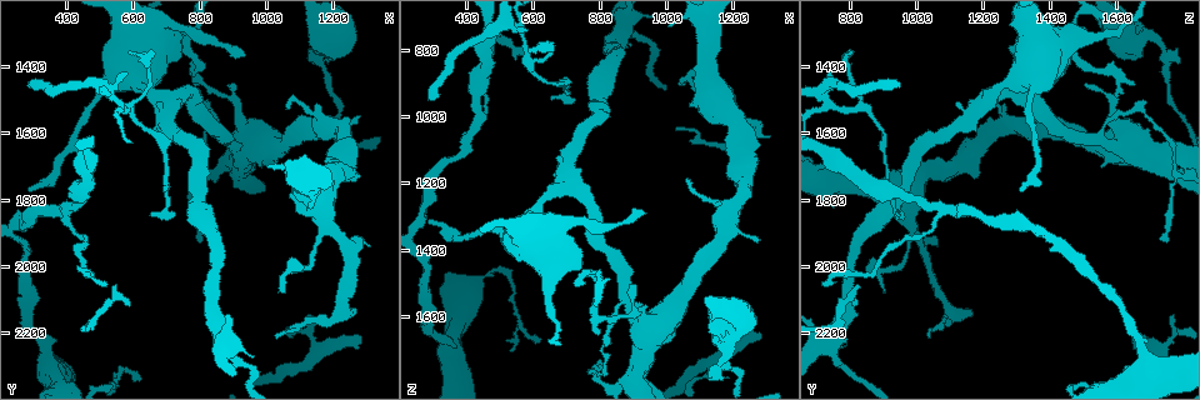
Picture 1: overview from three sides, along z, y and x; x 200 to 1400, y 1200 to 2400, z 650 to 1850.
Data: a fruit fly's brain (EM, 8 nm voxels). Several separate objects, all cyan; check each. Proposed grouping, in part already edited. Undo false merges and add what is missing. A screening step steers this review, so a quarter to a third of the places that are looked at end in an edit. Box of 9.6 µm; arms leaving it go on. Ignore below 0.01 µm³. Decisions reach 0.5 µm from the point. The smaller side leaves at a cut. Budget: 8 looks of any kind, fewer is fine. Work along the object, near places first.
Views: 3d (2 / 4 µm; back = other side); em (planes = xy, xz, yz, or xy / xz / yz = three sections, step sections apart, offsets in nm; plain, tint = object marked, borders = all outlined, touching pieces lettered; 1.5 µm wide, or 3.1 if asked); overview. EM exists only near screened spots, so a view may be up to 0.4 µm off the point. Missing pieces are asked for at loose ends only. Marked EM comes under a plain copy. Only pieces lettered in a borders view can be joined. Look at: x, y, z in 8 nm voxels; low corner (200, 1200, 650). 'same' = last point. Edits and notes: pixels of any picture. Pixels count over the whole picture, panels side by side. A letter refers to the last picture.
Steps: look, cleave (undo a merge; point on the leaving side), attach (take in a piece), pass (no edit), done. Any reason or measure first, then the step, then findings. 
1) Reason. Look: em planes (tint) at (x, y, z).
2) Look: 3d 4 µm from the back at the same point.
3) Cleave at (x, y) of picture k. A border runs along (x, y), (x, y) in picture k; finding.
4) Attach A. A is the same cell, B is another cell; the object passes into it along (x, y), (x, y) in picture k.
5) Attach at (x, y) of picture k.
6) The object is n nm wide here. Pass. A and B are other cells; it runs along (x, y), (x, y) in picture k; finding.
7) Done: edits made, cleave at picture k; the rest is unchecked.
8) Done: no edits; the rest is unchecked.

Sudden change in width. Look: em planes (borders) at (1170, 1340, 1730).

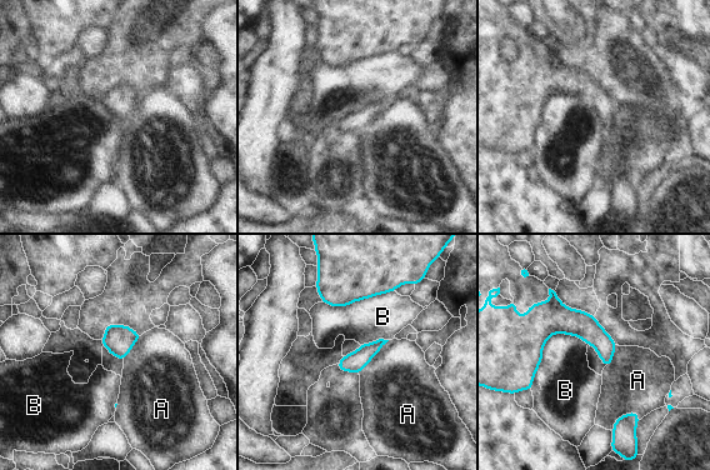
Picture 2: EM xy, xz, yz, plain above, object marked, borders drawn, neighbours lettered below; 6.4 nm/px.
Pass. A and B are other cells; it runs along (611, 344), (551, 326), (528, 353) in picture 2; continuous, no second neuron.

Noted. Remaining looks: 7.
An open end. Look: 3d 4 µm from the back at (1060, 1520, 1190).

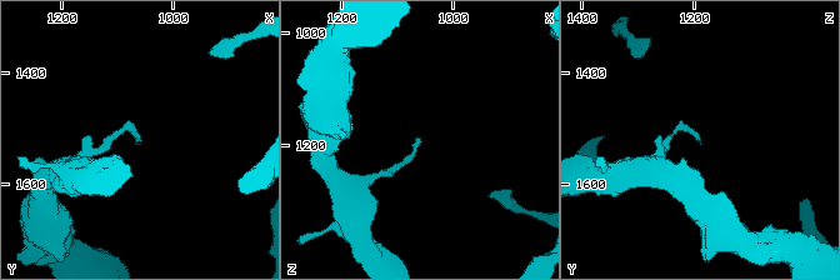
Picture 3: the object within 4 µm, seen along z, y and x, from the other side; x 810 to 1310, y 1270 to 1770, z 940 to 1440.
Need the tissue. Look: em planes (borders) at (1060, 1525, 1185).

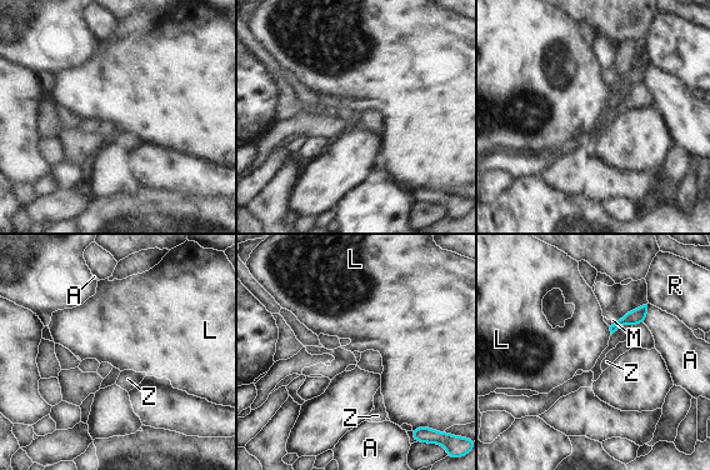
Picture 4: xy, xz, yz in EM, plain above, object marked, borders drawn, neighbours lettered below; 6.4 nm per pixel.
Pass. A, L, M, R and Z are other cells; none of them fits.

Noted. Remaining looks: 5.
Free end. Look: em yz step 4 (borders) at (1270, 2130, 1160).

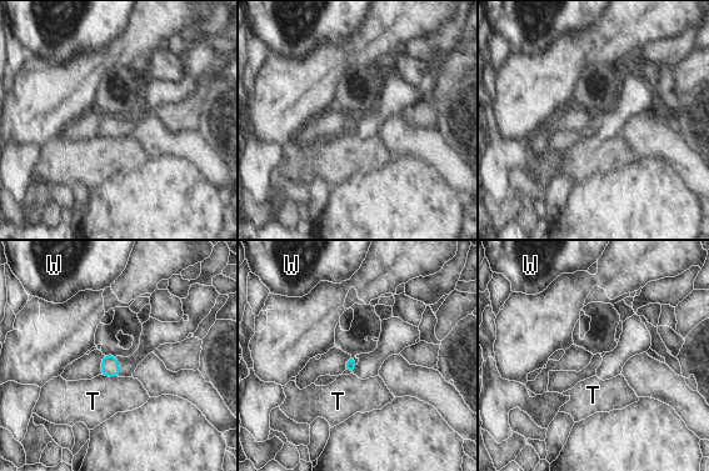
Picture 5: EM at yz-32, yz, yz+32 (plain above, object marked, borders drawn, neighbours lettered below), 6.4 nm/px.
Another direction. Look: em xz step 8 (borders) at the same point.

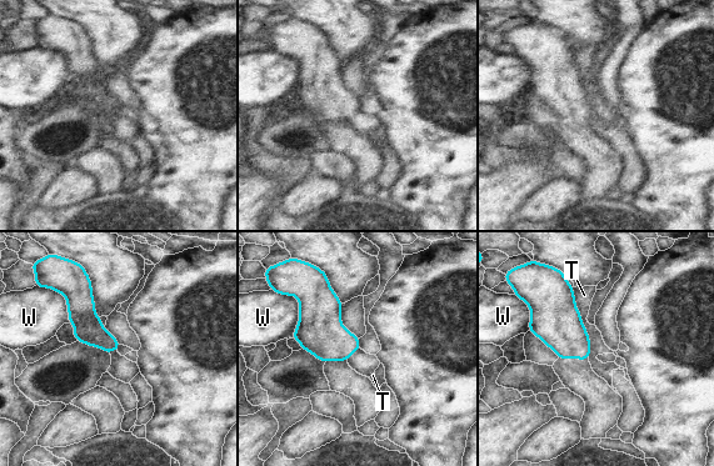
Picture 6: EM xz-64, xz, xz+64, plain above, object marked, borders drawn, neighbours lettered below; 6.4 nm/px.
Pass. T and W are other cells; a border runs along (564, 276), (589, 339), (589, 357) in picture 6; no lettered piece goes on from it.

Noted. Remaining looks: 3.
Done: no edits; the rest is unchecked.

